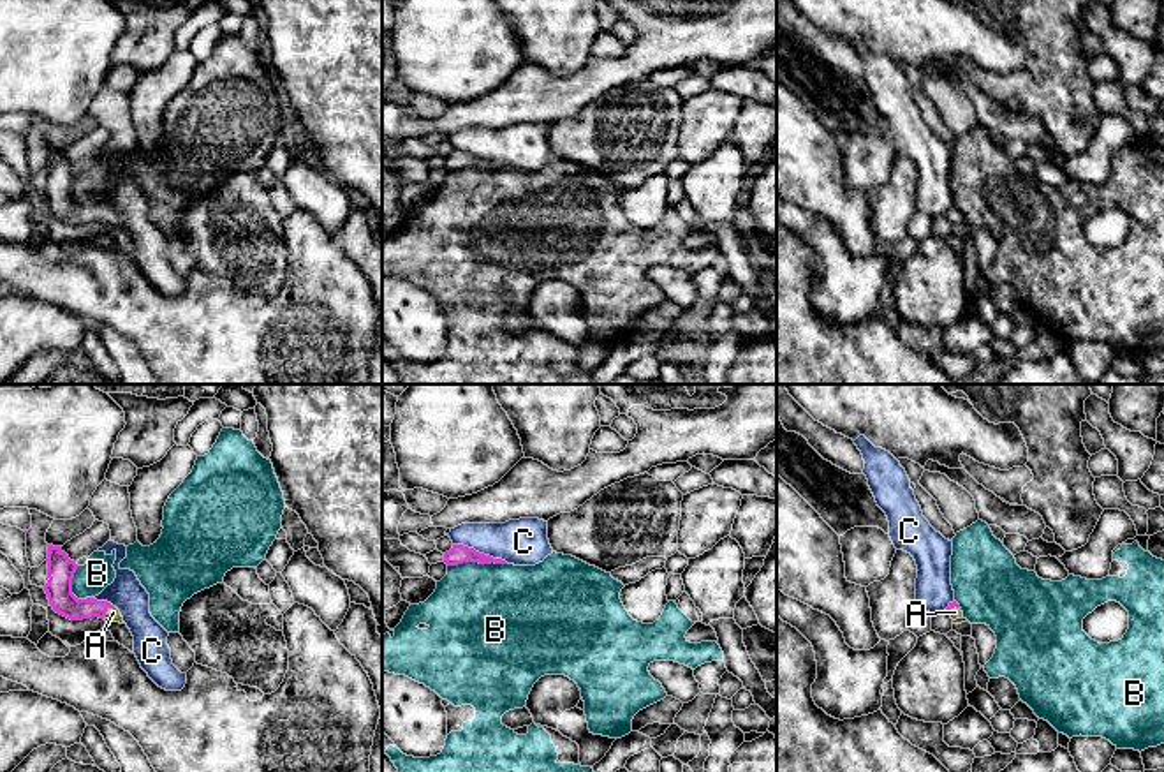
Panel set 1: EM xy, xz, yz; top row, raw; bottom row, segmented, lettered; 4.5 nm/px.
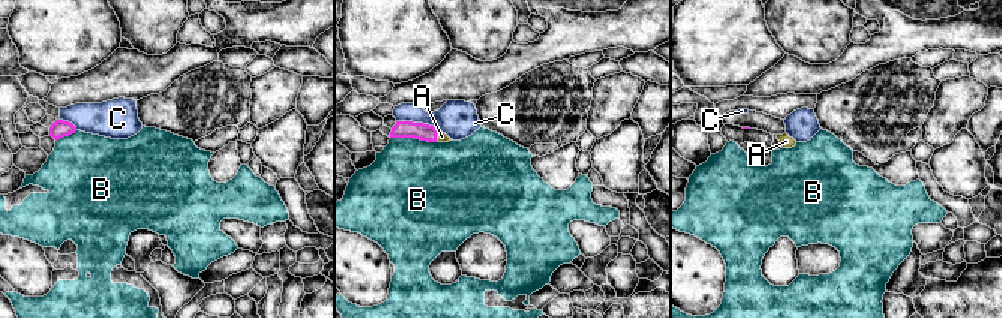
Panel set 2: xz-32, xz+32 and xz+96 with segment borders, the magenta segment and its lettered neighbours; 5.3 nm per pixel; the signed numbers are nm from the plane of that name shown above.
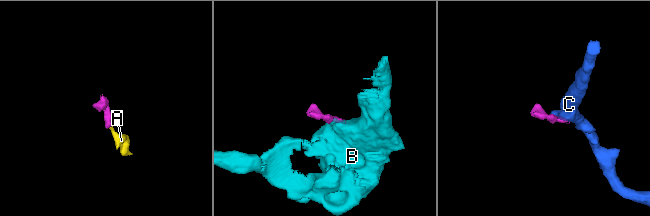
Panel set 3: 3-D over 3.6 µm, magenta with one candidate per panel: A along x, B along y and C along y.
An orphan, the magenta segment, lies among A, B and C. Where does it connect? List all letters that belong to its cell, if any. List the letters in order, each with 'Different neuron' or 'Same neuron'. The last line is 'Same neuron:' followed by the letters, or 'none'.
A: Same neuron
B: Different neuron
C: Different neuron
Same neuron: A

